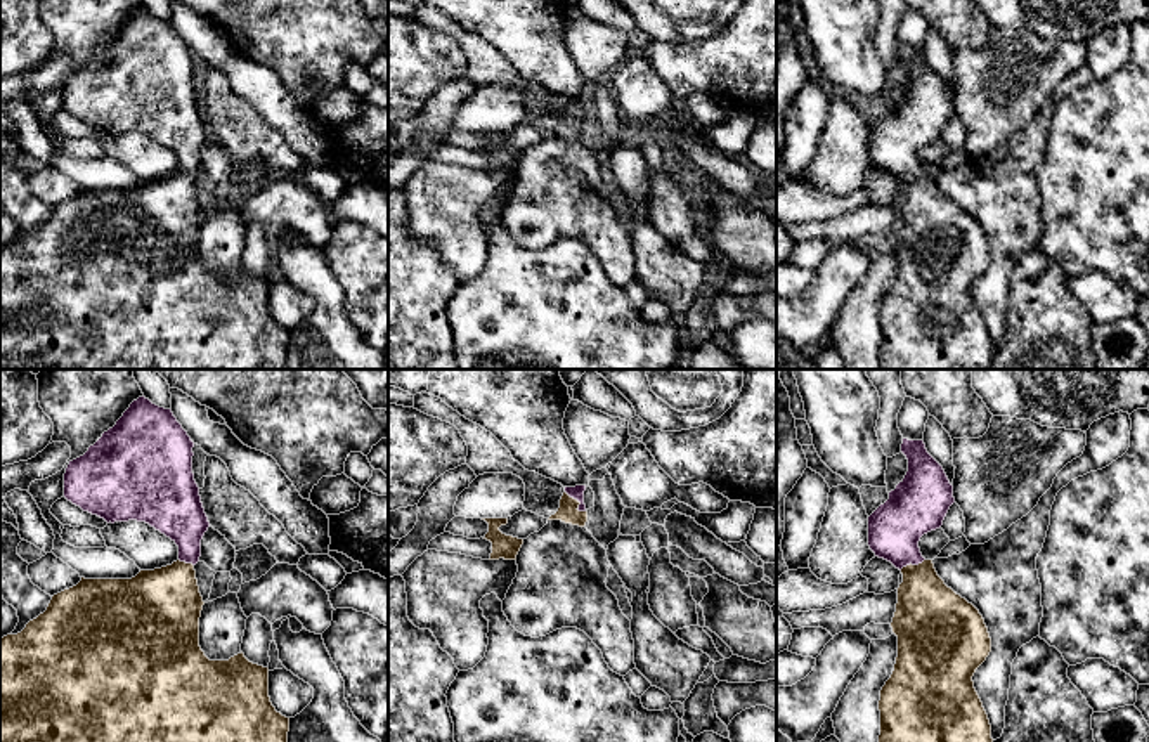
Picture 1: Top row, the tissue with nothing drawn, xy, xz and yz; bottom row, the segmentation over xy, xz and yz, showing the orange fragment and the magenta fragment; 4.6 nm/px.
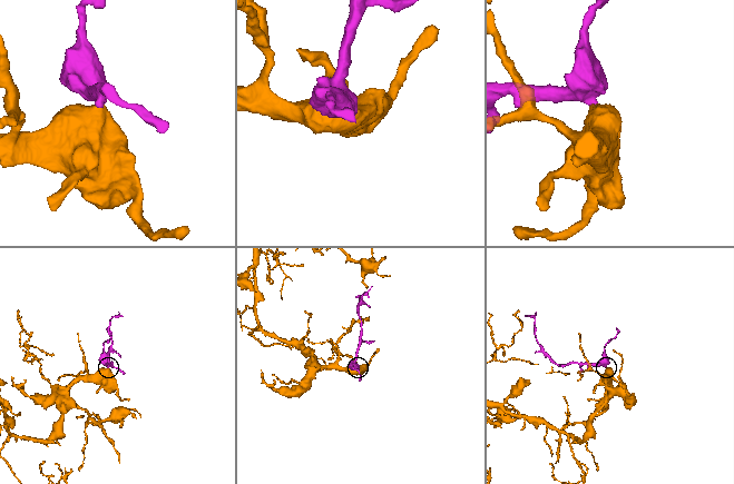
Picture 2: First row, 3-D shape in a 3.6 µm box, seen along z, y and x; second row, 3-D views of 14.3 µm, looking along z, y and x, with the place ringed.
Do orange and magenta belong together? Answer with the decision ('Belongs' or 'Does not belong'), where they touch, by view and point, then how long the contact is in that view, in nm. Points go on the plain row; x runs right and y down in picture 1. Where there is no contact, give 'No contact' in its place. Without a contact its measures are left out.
Belongs. Touches orange at xz (579, 115). Shared border 140 nm

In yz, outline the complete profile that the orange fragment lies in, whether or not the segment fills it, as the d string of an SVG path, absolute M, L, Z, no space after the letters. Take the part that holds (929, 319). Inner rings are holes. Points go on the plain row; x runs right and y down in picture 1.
M903 50L901 64L908 71L905 90L889 104L889 111L868 128L870 161L903 186L891 234L893 244L898 248L898 269L879 312L880 369L988 369L993 357L991 336L974 300L972 288L990 267L991 250L979 222L945 196L932 172L925 172L919 159L924 146L943 137L950 118L955 114L953 97L943 78L927 64L924 52Z

